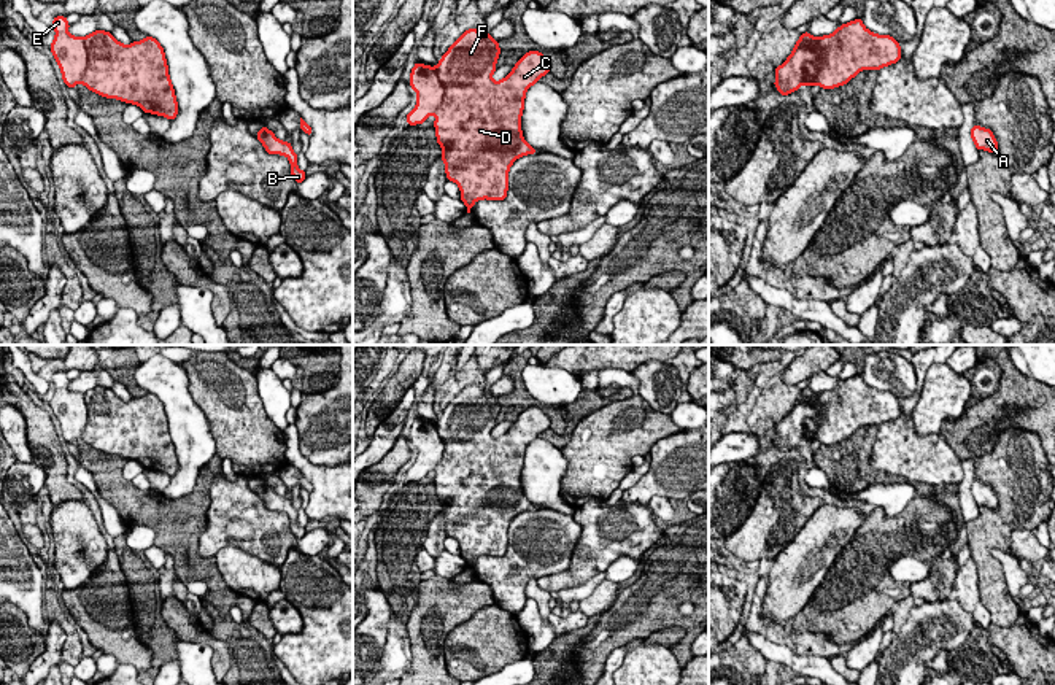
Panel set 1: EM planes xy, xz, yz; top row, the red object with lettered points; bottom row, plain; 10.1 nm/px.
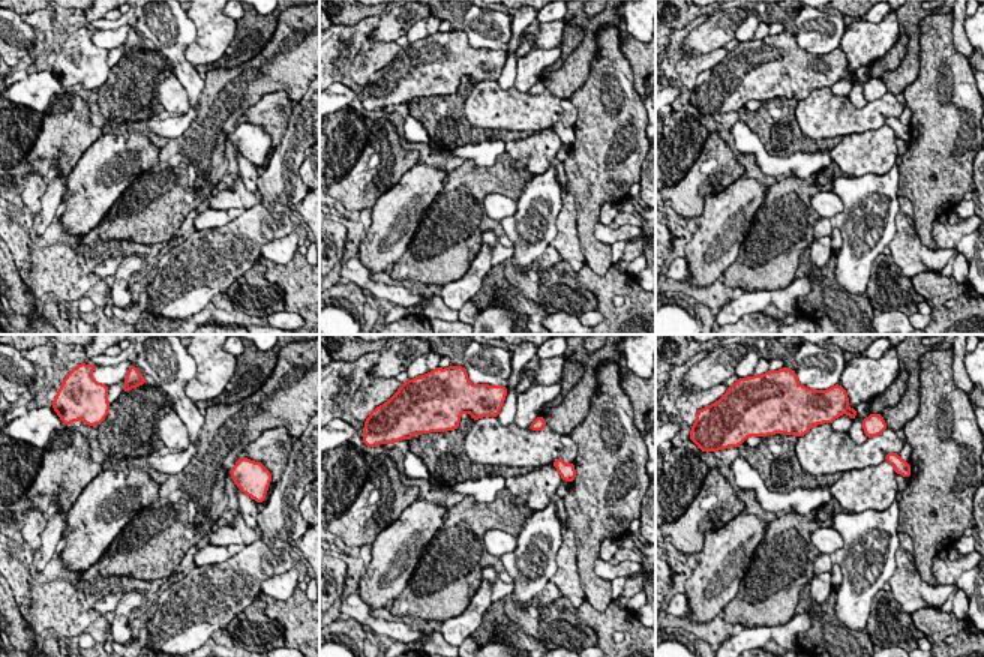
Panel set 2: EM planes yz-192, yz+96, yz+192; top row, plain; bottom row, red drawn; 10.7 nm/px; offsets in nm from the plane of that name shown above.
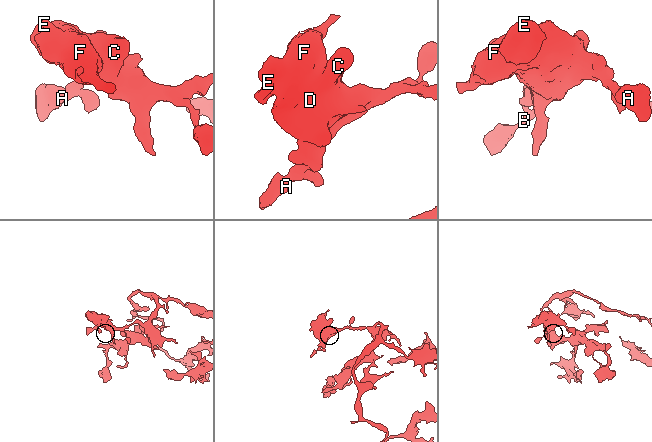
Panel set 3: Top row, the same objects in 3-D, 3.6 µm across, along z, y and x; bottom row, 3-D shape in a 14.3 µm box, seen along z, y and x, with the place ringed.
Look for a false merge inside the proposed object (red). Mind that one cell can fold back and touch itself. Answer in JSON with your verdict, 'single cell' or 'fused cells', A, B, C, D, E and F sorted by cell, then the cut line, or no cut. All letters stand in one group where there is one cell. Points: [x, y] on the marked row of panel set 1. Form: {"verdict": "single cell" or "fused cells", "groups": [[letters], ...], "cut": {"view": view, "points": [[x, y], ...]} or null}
{"verdict": "fused cells", "groups": [["A", "B", "C", "D", "F"], ["E"]], "cut": {"view": "yz", "points": [[817, 38], [817, 56], [804, 65], [806, 83]]}}

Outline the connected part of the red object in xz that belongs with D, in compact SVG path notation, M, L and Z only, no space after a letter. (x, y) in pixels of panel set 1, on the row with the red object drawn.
M469 29L448 48L435 67L445 87L434 122L437 143L442 146L440 159L446 165L446 180L459 186L467 213L477 200L504 200L512 164L521 156L537 154L523 138L521 114L526 91L550 73L550 62L542 52L529 51L520 57L508 76L494 81L499 54L499 41L488 32Z

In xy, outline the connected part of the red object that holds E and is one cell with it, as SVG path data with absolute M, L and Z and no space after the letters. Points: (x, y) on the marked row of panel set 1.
M65 16L54 17L52 25L56 37L49 49L60 67L64 83L68 87L75 87L81 83L87 65L84 38L68 33L70 24Z

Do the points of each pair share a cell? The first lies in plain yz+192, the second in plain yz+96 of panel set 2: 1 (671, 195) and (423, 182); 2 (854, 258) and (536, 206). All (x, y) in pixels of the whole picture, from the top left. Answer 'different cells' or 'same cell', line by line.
1: different cells
2: same cell

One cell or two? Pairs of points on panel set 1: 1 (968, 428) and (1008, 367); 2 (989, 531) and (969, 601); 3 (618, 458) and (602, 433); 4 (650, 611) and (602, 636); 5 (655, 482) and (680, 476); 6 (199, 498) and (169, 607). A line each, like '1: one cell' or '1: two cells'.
1: one cell
2: two cells
3: one cell
4: one cell
5: one cell
6: two cells

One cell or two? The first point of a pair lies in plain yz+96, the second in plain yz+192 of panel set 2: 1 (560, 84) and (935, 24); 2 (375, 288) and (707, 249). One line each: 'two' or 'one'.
1: two
2: two

